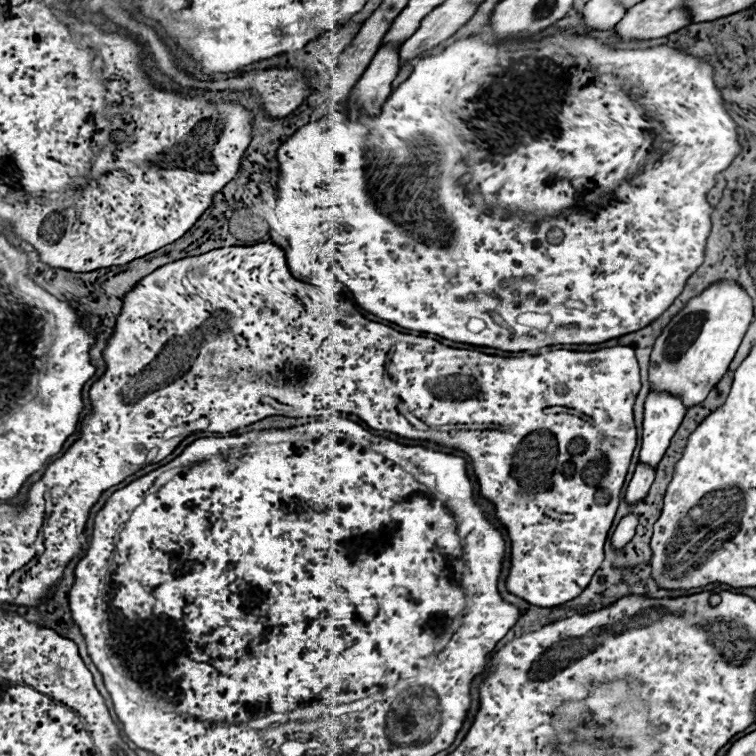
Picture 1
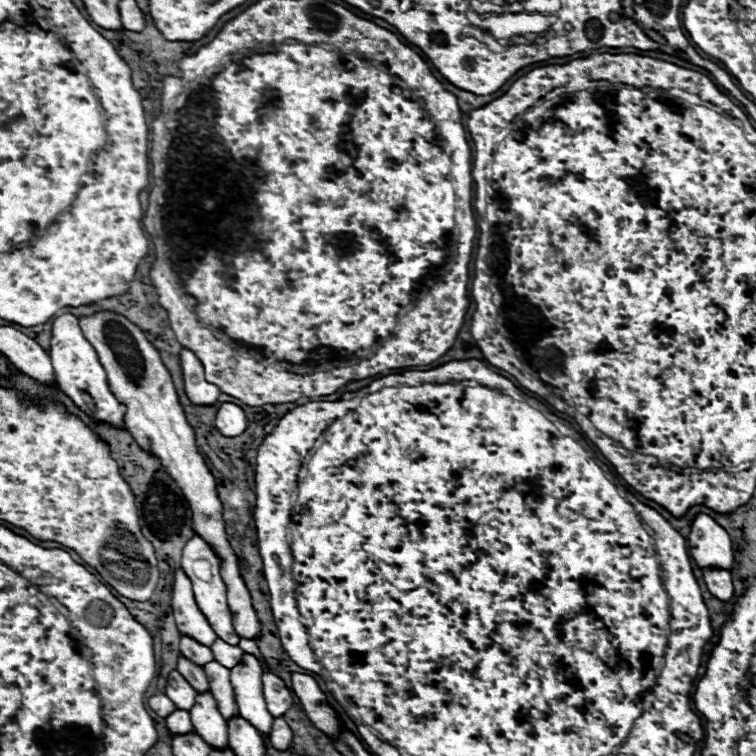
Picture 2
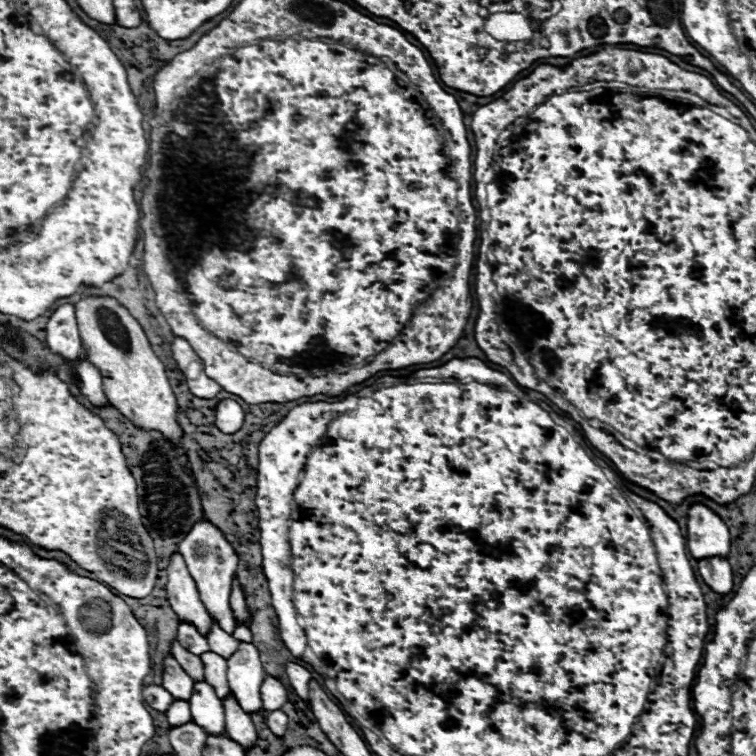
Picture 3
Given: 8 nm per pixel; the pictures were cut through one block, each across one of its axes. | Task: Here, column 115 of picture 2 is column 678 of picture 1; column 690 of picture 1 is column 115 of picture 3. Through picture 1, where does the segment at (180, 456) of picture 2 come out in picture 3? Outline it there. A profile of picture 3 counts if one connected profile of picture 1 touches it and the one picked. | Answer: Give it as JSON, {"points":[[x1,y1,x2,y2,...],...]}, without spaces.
{"points":[[82,296,76,304,76,324,88,360,100,368,102,388,114,408,146,430,160,430,168,440,180,442,182,430,176,422,176,396,172,394,164,364,154,354,138,320,110,296]]}

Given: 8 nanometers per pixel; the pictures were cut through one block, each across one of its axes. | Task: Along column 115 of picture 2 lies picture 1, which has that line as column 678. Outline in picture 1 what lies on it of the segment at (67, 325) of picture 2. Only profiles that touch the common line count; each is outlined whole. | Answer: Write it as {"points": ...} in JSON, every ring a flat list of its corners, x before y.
{"points":[[650,390,644,404,644,436,640,462,658,466,662,460,680,420,684,418,686,406,678,396]]}

